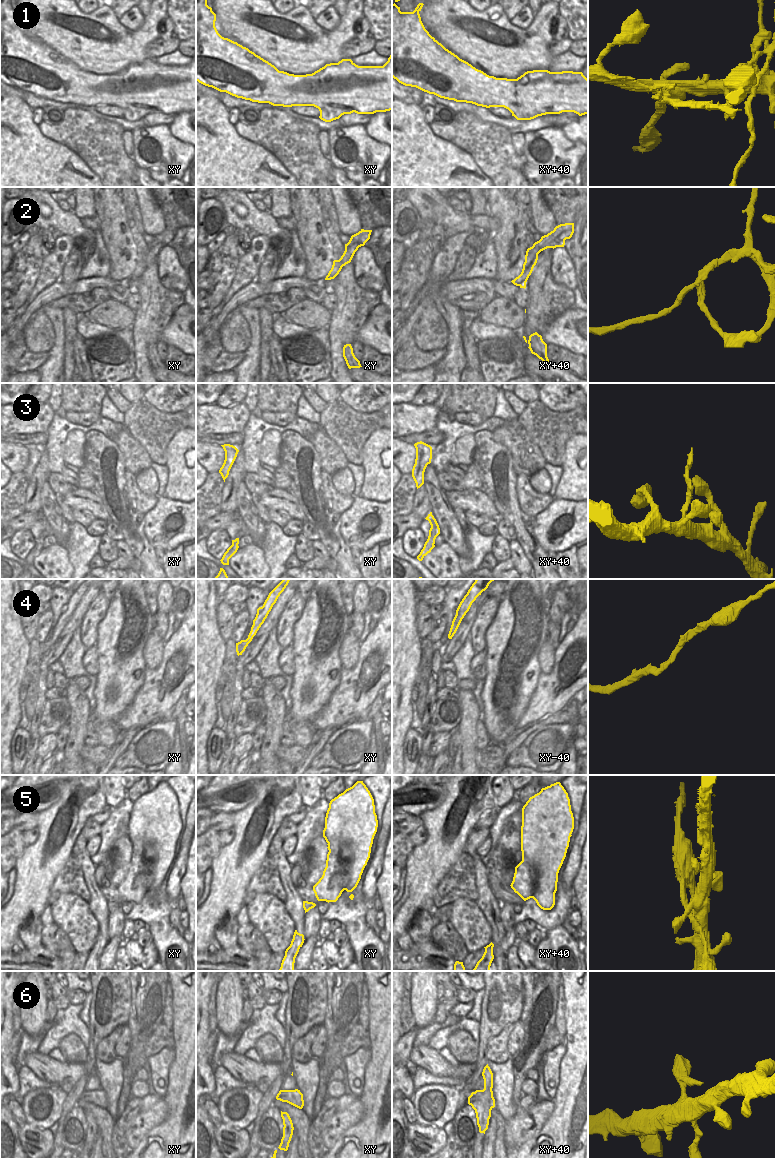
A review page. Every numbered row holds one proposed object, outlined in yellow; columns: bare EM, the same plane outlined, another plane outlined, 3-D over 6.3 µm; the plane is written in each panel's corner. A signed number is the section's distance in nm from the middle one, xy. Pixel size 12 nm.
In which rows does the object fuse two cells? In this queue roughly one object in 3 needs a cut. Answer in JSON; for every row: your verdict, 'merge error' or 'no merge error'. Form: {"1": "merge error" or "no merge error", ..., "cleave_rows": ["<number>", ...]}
{"1": "merge error", "2": "merge error", "3": "merge error", "4": "no merge error", "5": "merge error", "6": "no merge error", "cleave_rows": ["1", "2", "3", "5"]}

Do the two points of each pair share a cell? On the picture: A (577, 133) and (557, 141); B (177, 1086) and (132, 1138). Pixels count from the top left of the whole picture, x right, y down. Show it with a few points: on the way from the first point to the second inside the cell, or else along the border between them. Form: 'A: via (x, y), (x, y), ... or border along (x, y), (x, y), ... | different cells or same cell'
A: border along (560, 127), (567, 138), (577, 142) | different cells
B: border along (163, 1099), (167, 1105), (167, 1116), (158, 1124) | different cells

